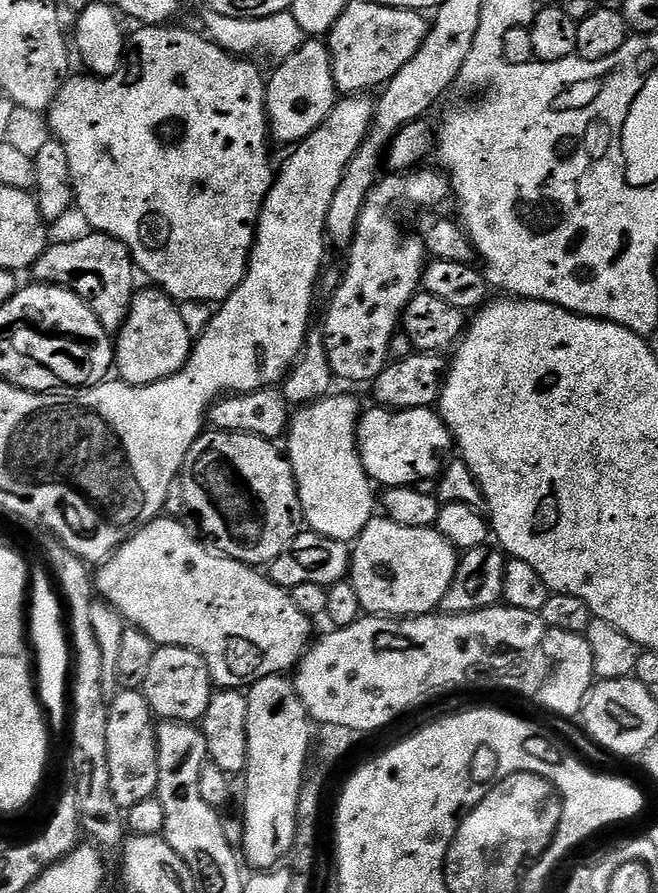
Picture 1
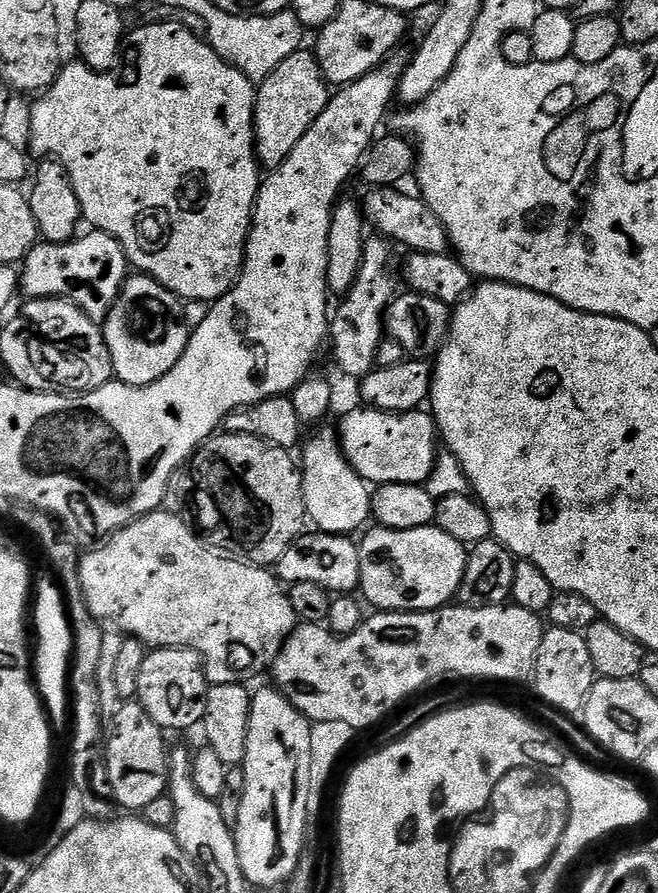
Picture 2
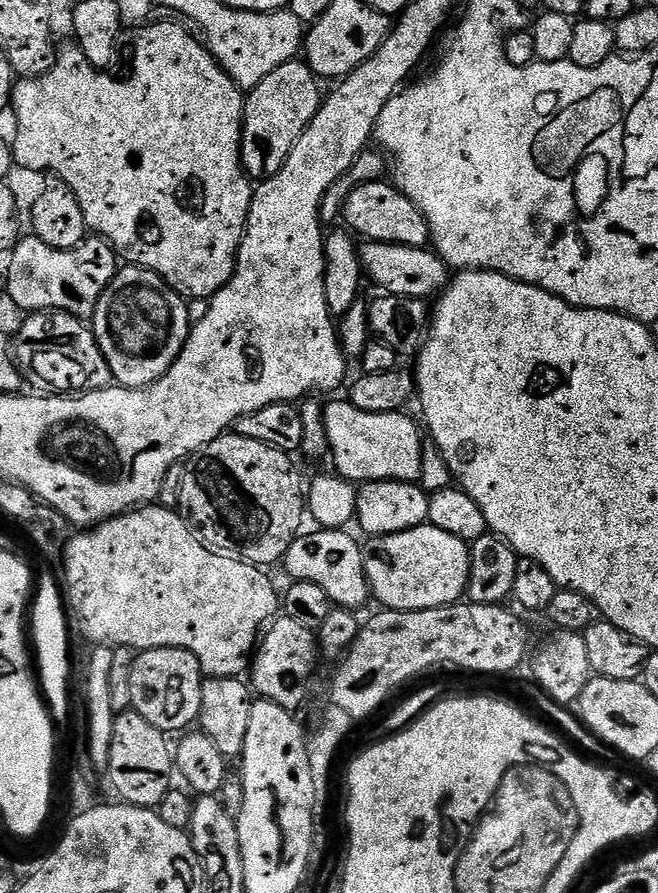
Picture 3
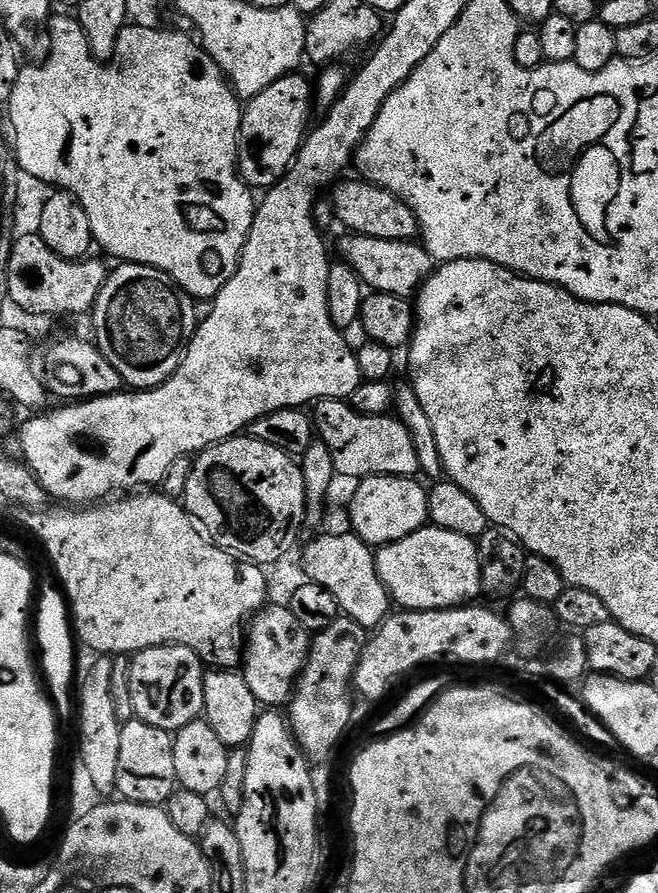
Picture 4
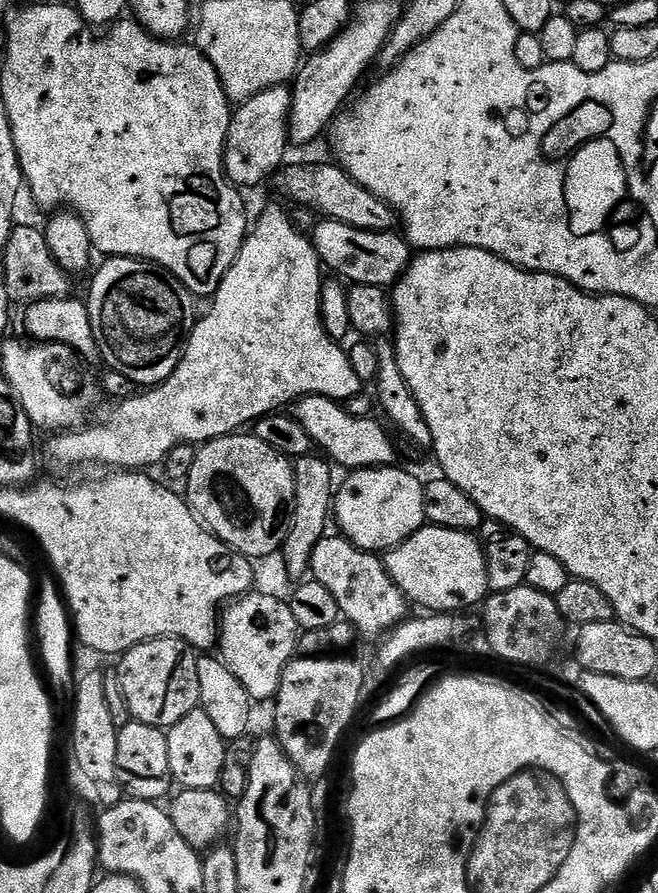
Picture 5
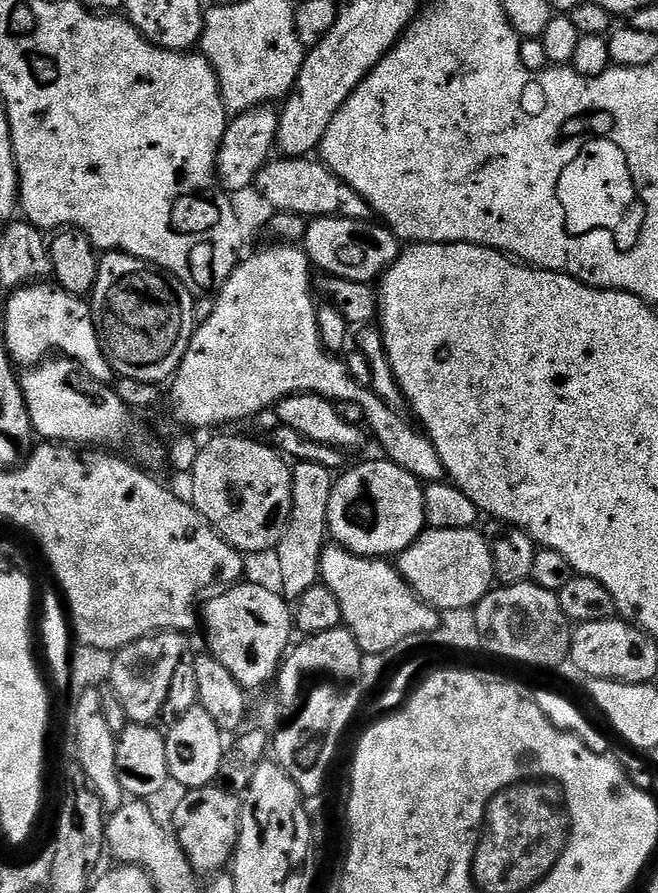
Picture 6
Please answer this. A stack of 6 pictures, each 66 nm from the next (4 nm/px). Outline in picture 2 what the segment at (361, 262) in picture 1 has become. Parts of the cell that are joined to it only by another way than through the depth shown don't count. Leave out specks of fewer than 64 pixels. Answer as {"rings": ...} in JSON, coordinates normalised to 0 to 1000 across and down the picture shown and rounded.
{"rings":[[[559,267],[553,271],[550,298],[538,320],[509,342],[502,354],[502,394],[511,408],[529,421],[550,423],[571,411],[571,398],[579,381],[585,380],[584,349],[605,330],[605,305],[596,301],[597,274],[582,267]]]}

